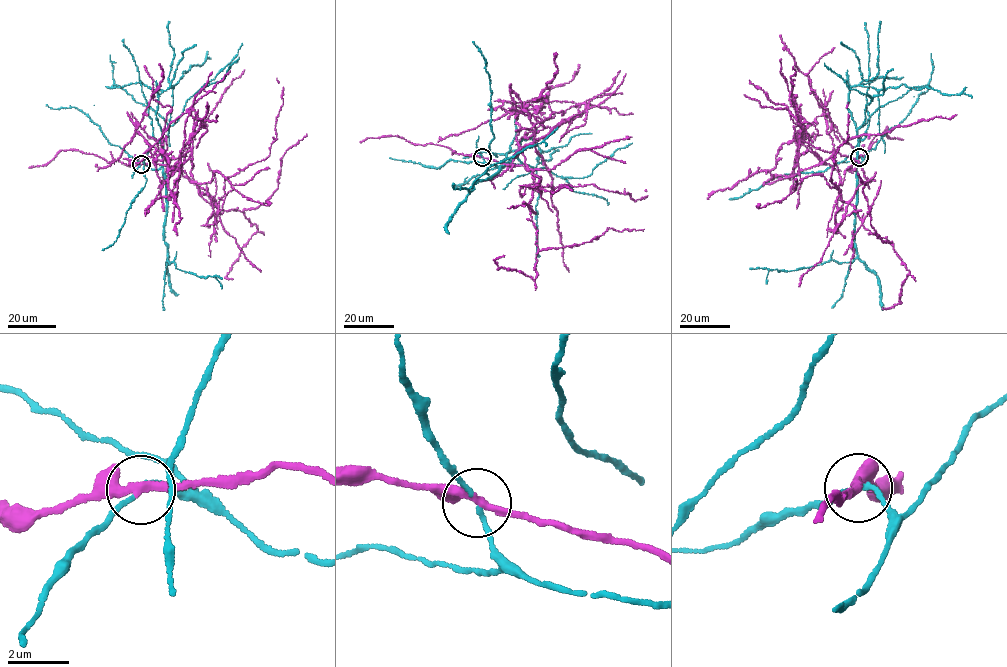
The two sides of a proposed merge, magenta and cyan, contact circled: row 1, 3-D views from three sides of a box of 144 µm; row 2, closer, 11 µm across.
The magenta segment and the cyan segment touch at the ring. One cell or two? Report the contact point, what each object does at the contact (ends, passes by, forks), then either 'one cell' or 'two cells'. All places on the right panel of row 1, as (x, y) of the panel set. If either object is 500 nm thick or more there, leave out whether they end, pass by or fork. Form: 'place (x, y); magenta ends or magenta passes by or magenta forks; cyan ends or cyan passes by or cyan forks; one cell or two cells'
place (859, 157); magenta passes by; cyan passes by; two cells

